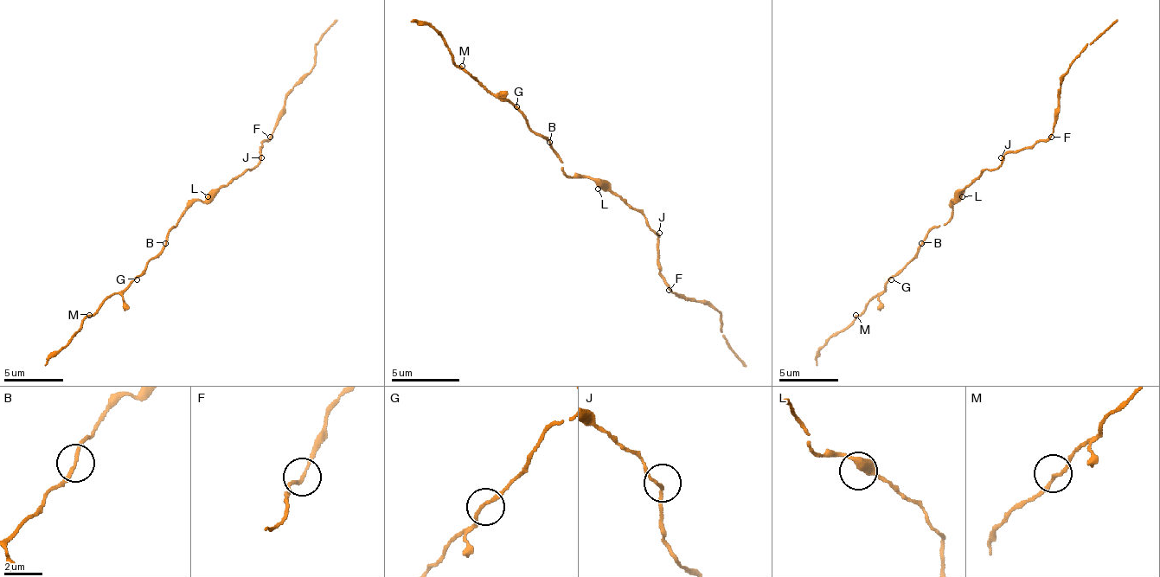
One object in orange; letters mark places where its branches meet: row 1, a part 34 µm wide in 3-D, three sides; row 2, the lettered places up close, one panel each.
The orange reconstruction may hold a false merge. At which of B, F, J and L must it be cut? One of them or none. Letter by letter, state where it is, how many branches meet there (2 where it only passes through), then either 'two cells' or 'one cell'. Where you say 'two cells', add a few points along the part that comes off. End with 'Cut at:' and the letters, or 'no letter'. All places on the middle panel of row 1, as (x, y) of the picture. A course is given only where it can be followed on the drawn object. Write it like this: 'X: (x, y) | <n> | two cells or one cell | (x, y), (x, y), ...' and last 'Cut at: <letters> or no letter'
B: (549, 142) | 2 | one cell
F: (669, 290) | 2 | one cell
J: (659, 233) | 2 | one cell
L: (598, 189) | 2 | one cell
Cut at: no letter

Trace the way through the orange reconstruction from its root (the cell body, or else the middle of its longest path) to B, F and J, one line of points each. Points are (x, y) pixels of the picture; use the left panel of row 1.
B: (214, 196), (195, 199), (184, 217), (166, 234), (166, 243)
F: (214, 196), (246, 169), (252, 169), (258, 163), (261, 146), (270, 137)
J: (214, 196), (246, 169), (252, 169), (261, 157)

